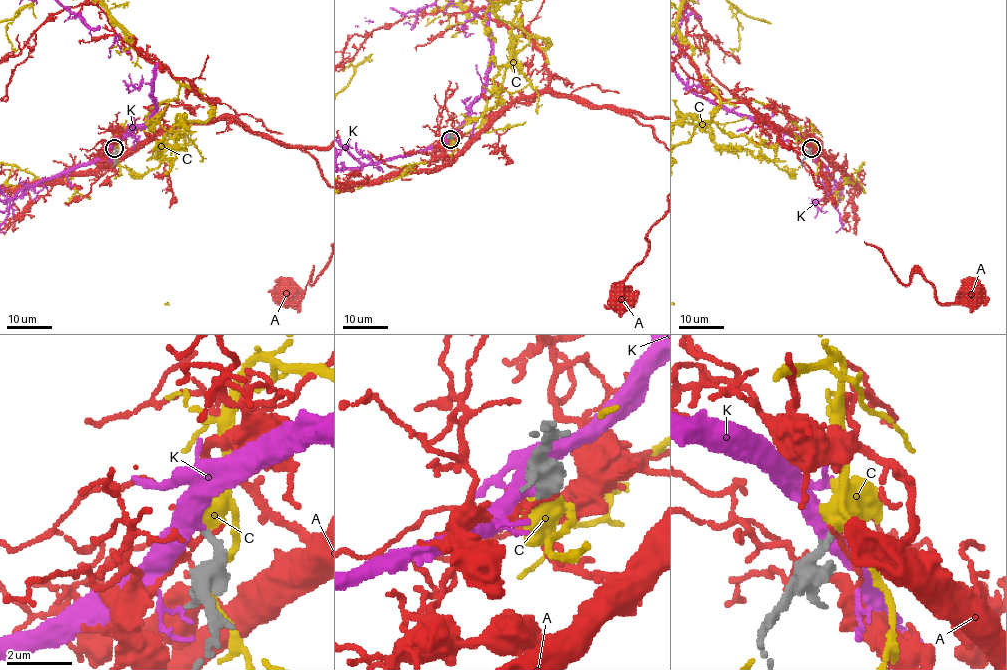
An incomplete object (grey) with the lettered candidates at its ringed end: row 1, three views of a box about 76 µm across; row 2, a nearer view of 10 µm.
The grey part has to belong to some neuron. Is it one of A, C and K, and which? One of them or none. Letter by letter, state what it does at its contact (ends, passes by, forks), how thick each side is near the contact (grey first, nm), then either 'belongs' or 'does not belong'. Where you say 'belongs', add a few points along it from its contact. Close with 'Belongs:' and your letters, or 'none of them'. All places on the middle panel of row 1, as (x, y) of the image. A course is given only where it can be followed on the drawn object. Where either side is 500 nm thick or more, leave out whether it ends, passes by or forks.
A: it passes by | 240/110 nm | does not belong
C: 240/800 nm | does not belong
K: it passes by | 240/420 nm | belongs
Belongs: K

